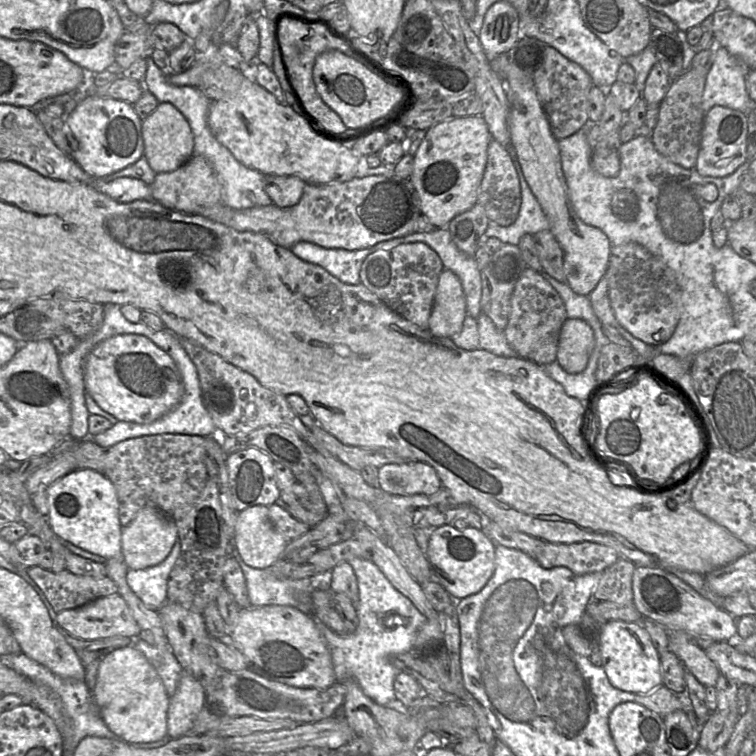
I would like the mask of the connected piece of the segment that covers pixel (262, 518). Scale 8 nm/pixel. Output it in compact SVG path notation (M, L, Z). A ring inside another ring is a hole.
M252 506L239 513L234 529L234 547L254 569L275 563L287 545L268 517L267 506Z

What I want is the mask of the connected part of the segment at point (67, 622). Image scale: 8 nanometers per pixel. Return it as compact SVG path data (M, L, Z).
M118 593L99 598L79 608L64 610L57 614L57 622L71 636L85 641L111 637L138 638L140 633L131 609Z

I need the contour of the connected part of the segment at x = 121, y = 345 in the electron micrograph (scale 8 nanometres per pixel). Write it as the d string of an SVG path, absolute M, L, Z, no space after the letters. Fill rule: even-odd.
M142 335L111 337L91 350L84 362L85 392L120 422L152 423L181 400L183 382L173 359Z

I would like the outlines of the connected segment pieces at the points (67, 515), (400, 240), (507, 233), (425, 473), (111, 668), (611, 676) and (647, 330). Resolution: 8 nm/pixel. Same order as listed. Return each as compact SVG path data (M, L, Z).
M77 469L51 484L46 492L48 522L63 542L70 542L106 560L123 554L118 494L108 477L92 469Z
M437 228L432 232L414 232L404 237L397 237L385 240L370 247L380 250L380 245L384 249L392 249L401 244L422 242L430 246L440 256L444 269L453 271L461 280L466 297L467 314L473 318L478 318L481 311L482 298L482 271L478 268L474 256L461 251L448 229Z
M512 145L505 148L512 158L520 180L522 197L521 207L517 219L509 226L501 226L494 221L490 221L484 233L484 237L485 239L496 237L504 244L518 245L523 235L534 235L539 231L550 229L550 221L525 180L514 148Z
M425 463L385 464L378 469L380 489L392 496L432 495L442 488L434 470Z
M133 645L117 648L101 659L93 697L108 728L126 743L166 738L170 696L155 668Z
M605 622L596 647L602 657L602 668L614 688L633 694L648 694L662 685L660 655L641 623Z
M638 243L611 248L606 278L611 307L617 321L648 345L659 346L674 334L682 313L682 292L673 271Z

